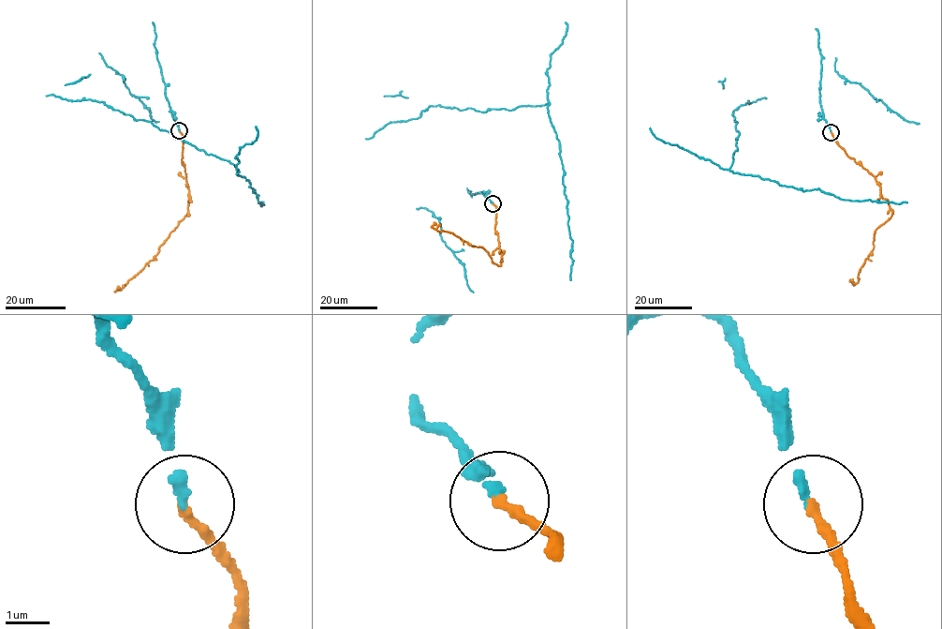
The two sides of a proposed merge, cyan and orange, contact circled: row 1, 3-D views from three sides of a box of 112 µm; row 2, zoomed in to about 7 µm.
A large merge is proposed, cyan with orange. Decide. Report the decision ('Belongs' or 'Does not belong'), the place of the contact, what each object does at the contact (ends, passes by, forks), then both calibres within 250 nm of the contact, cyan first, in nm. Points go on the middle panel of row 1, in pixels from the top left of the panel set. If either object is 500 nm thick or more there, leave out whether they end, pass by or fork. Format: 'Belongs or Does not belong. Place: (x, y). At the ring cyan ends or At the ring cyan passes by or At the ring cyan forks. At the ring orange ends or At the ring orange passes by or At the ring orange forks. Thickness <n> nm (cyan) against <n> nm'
Belongs. Place: (493, 203). At the ring cyan ends. At the ring orange ends. Thickness 220 nm (cyan) against 220 nm

